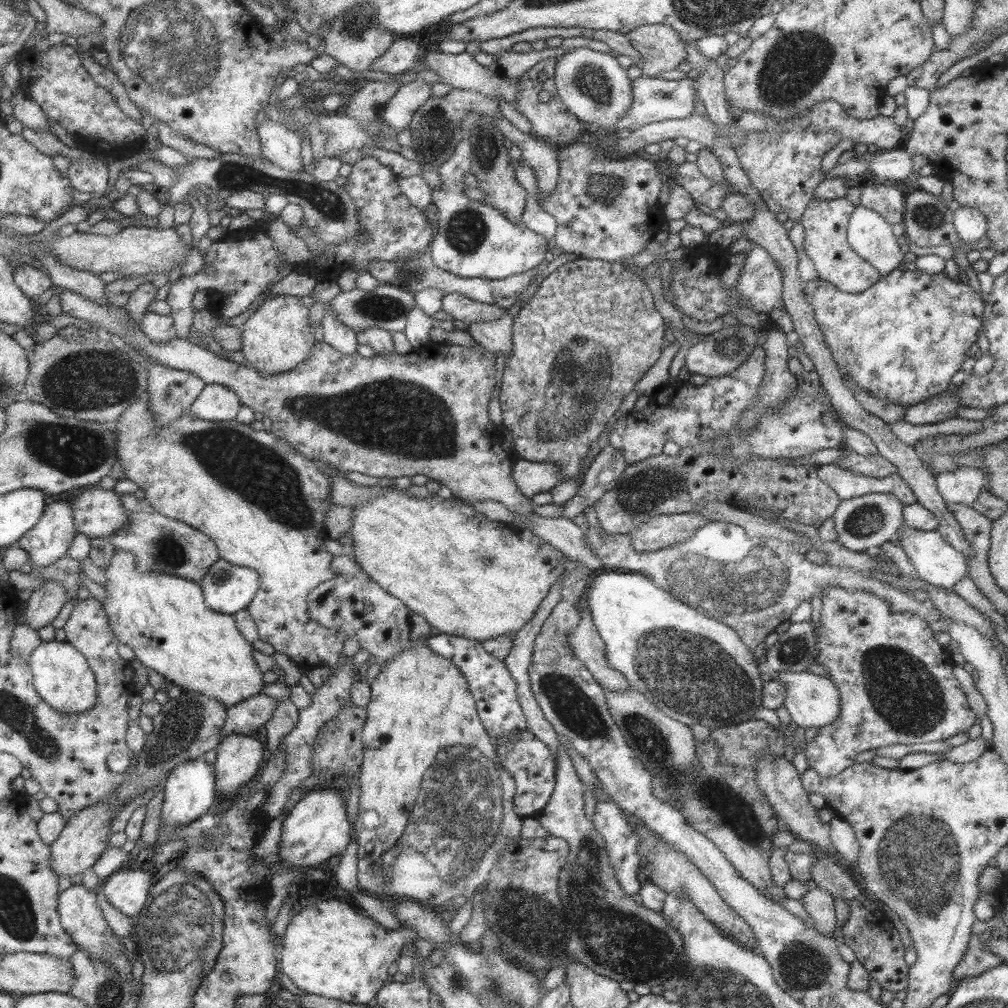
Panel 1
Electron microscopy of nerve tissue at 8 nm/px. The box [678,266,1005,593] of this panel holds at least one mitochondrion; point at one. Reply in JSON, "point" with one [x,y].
{"point":[865,521]}

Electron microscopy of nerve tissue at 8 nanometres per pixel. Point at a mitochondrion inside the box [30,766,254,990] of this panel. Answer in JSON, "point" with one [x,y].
{"point":[180,928]}

